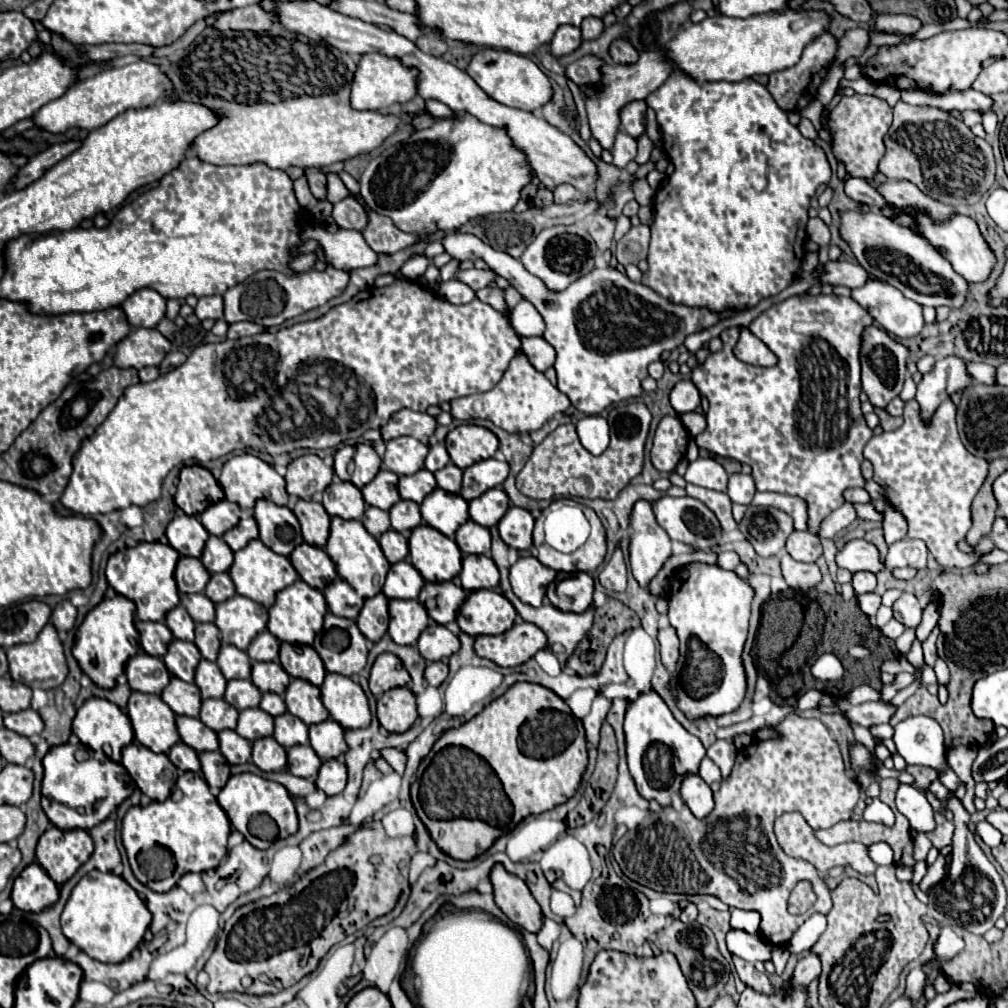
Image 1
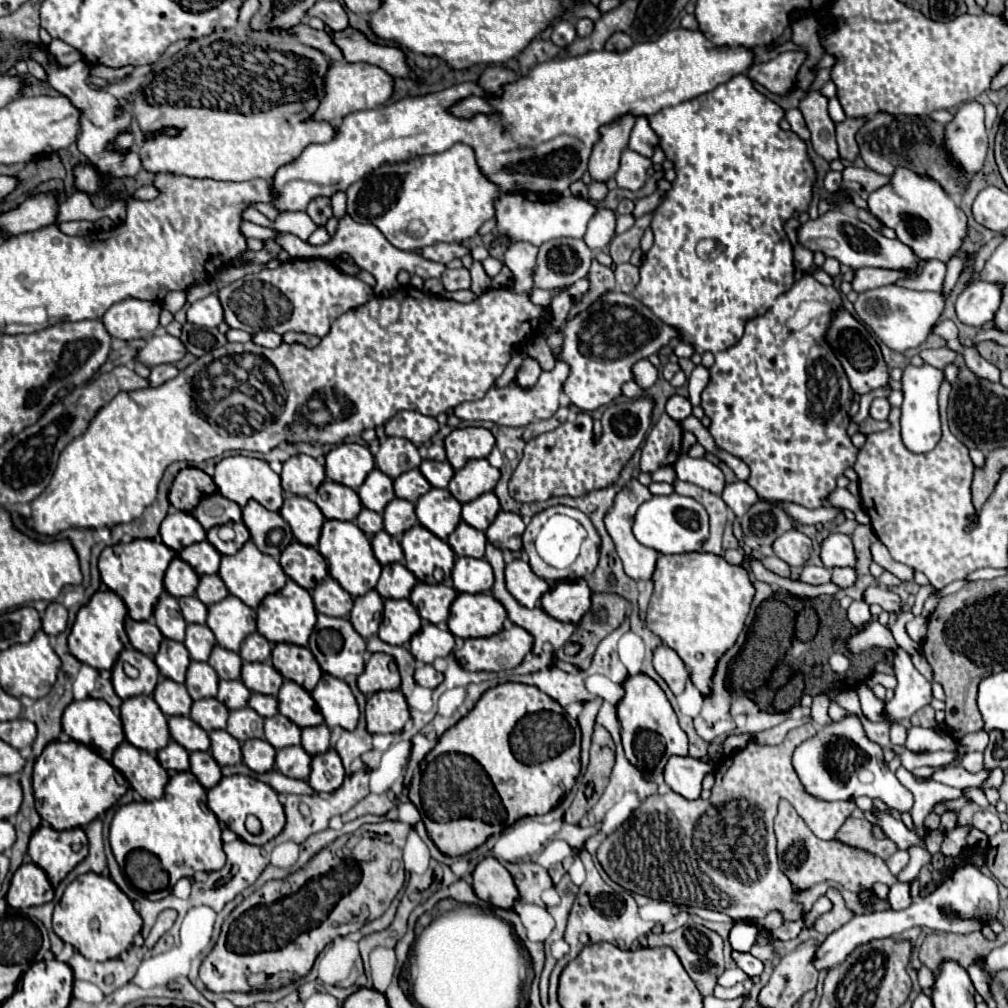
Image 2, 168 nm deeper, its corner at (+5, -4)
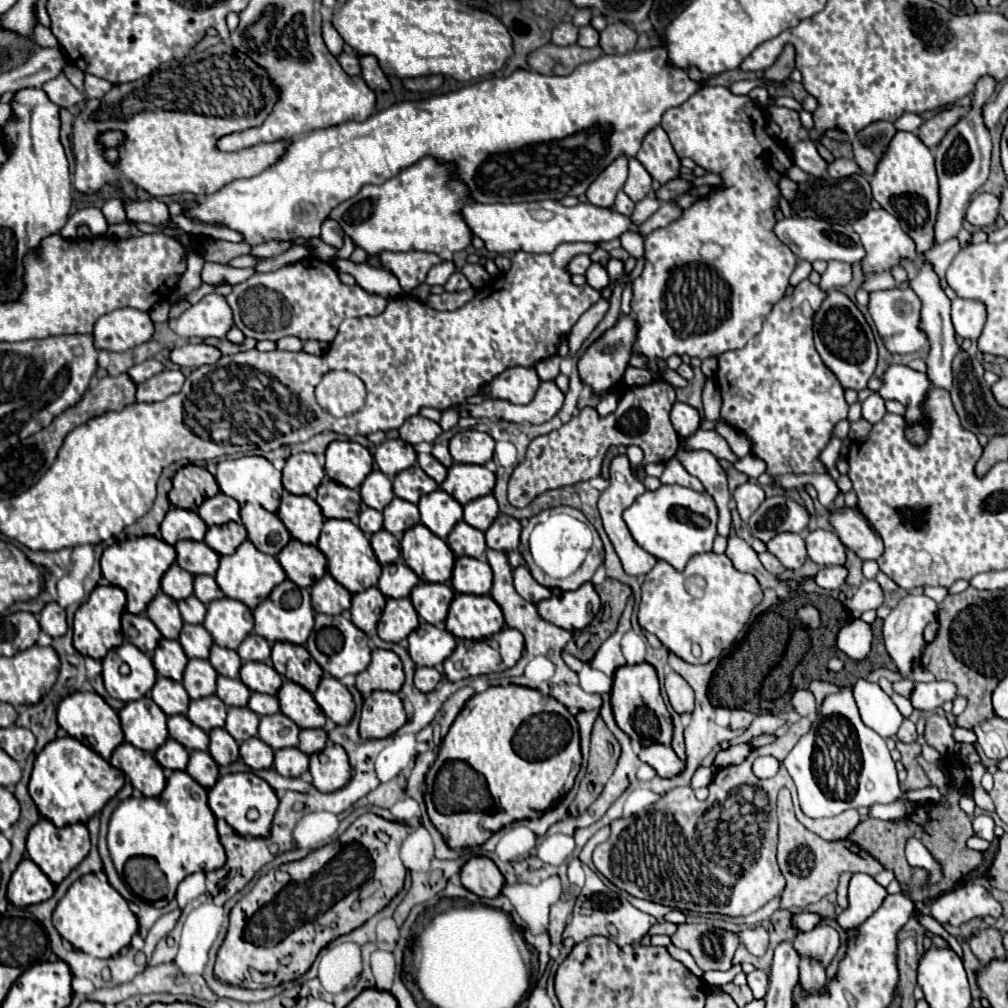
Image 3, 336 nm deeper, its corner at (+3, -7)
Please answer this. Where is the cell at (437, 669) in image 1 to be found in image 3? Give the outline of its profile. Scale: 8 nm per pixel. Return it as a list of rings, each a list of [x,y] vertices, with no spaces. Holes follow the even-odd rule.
[[[418,667],[416,673],[414,673],[414,685],[416,685],[422,693],[434,691],[440,679],[442,679],[442,675],[440,675],[434,667]]]

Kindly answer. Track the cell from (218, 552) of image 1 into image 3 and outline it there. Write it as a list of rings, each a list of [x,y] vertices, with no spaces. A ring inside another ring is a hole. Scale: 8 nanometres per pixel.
[[[180,541],[176,547],[176,563],[192,575],[214,575],[220,555],[200,541]]]

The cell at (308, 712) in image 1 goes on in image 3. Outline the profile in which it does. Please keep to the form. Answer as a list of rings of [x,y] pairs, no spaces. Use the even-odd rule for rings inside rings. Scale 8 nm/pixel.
[[[284,681],[284,685],[278,691],[278,701],[280,701],[280,711],[286,717],[290,717],[300,729],[324,727],[326,723],[324,713],[320,711],[312,693],[300,687],[298,683]]]

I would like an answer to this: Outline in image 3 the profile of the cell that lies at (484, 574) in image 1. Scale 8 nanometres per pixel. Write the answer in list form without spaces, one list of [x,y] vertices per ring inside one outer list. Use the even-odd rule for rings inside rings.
[[[458,557],[450,583],[456,593],[488,595],[492,589],[492,569],[486,559]]]

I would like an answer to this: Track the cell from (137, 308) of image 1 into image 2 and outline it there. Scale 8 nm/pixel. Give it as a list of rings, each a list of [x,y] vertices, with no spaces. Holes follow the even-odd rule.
[[[126,298],[126,300],[114,304],[102,316],[102,322],[114,338],[122,338],[128,342],[140,340],[140,338],[146,338],[156,332],[160,310],[162,308],[158,302]]]

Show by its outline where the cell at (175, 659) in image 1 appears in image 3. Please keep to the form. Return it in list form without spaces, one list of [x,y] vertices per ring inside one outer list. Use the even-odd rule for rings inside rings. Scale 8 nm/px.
[[[160,639],[158,647],[154,651],[152,663],[154,663],[158,675],[174,679],[174,681],[182,681],[182,673],[184,673],[184,667],[188,663],[188,657],[184,655],[178,641]]]

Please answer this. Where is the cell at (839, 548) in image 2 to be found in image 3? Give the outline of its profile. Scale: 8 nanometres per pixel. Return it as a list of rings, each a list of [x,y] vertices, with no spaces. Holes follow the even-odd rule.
[[[808,531],[804,533],[804,541],[808,557],[818,565],[842,565],[846,561],[846,551],[832,531]]]

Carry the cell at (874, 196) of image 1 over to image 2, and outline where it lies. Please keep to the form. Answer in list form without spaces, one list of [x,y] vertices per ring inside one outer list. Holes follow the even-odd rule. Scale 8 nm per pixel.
[[[830,170],[830,172],[826,174],[826,178],[824,178],[824,186],[826,186],[826,190],[832,192],[832,194],[838,192],[838,190],[842,188],[842,174]]]

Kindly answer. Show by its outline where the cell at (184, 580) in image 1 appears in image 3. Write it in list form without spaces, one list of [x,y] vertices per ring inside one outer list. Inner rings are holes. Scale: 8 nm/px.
[[[176,563],[164,573],[162,577],[162,591],[166,595],[170,595],[172,599],[180,601],[180,599],[188,599],[194,591],[192,591],[192,581],[194,577],[188,575],[188,571],[184,571],[182,567],[176,567]]]

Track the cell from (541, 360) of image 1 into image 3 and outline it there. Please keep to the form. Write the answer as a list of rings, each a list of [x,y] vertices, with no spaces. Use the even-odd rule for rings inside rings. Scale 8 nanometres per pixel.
[[[512,367],[512,369],[506,369],[504,373],[496,375],[488,385],[482,385],[478,395],[524,405],[524,403],[532,401],[538,385],[540,385],[540,379],[536,375],[536,369]]]

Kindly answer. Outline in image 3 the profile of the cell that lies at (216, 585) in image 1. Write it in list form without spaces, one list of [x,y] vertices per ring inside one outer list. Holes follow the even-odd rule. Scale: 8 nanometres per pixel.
[[[196,575],[194,577],[194,595],[204,603],[208,605],[210,601],[214,599],[222,599],[224,593],[220,591],[216,579],[212,575]]]

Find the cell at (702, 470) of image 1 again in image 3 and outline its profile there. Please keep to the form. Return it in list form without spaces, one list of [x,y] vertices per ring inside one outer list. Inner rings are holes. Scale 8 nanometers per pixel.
[[[680,445],[676,459],[682,463],[682,467],[698,477],[704,485],[704,489],[716,499],[718,509],[720,509],[720,523],[718,523],[718,535],[728,537],[730,531],[730,509],[728,509],[728,501],[730,501],[730,491],[728,491],[728,481],[726,481],[726,473],[720,467],[718,459],[704,449],[696,449],[696,451],[688,451],[684,449],[684,445]]]

